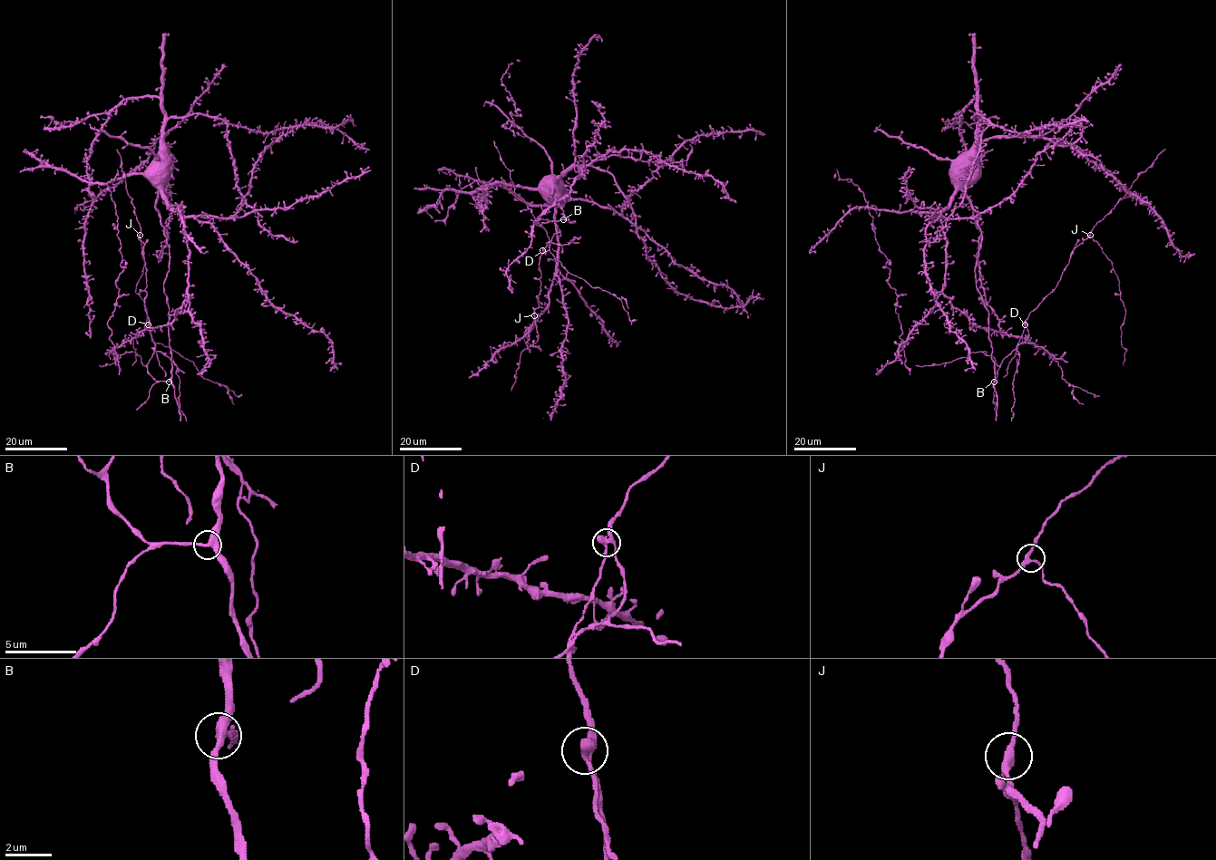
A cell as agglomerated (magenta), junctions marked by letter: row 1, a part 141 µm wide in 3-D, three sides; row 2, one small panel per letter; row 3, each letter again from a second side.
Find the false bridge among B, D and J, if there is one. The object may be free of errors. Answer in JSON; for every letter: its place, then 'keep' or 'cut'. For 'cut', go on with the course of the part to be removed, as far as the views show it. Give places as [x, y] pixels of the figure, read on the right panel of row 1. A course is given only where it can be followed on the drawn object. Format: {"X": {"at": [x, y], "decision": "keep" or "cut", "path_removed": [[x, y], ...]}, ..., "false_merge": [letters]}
{"B": {"at": [994, 381], "decision": "keep"}, "D": {"at": [1025, 324], "decision": "cut", "path_removed": [[1025, 324], [1016, 349], [1019, 356], [1013, 381], [1015, 401], [1011, 420]]}, "J": {"at": [1090, 235], "decision": "keep"}, "false_merge": ["D"]}

